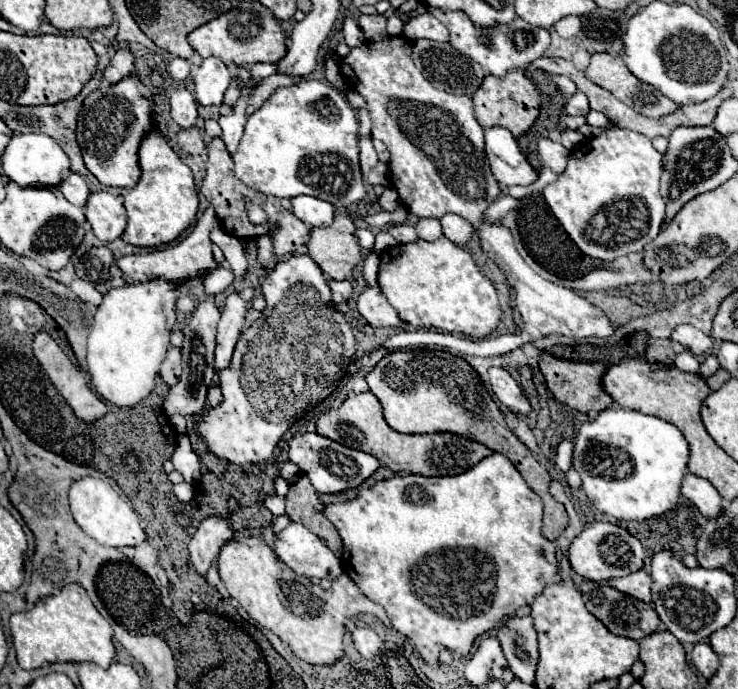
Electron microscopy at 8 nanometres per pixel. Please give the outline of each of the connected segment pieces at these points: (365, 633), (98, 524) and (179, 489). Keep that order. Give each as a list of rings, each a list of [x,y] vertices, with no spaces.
[[[354,627],[352,641],[354,641],[354,647],[358,649],[358,653],[364,653],[364,655],[376,655],[382,645],[378,633],[370,627]]]
[[[84,477],[76,481],[70,487],[70,509],[74,515],[74,521],[80,525],[80,529],[96,539],[100,545],[108,547],[136,547],[142,541],[146,541],[146,533],[140,525],[140,517],[136,511],[126,503],[106,481]]]
[[[178,483],[178,485],[174,485],[172,491],[174,491],[176,499],[182,501],[182,503],[188,503],[192,499],[192,495],[194,495],[194,487],[190,483]]]

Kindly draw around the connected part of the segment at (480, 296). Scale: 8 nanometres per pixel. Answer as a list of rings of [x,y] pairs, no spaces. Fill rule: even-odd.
[[[440,237],[440,241],[434,241],[434,243],[414,241],[414,243],[406,243],[380,253],[378,285],[382,293],[386,295],[386,299],[390,301],[390,305],[398,311],[400,319],[414,327],[436,327],[442,333],[484,339],[496,331],[500,315],[502,315],[498,295],[490,279],[480,273],[480,269],[476,267],[474,259],[470,257],[466,249],[454,245],[446,237]]]

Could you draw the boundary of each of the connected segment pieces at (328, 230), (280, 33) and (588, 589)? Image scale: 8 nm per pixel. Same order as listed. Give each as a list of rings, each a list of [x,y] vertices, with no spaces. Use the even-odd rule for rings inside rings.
[[[336,213],[330,227],[312,229],[306,247],[322,271],[336,281],[348,279],[352,269],[362,261],[356,225],[344,213]]]
[[[260,1],[238,3],[236,9],[222,13],[210,23],[194,29],[188,35],[188,43],[202,57],[218,57],[228,67],[254,65],[254,63],[278,63],[286,55],[286,33],[280,21],[274,17],[270,9],[266,9]]]
[[[584,581],[580,585],[580,593],[584,597],[584,605],[588,607],[588,611],[598,621],[602,621],[606,625],[606,629],[612,631],[614,635],[630,637],[630,639],[638,641],[638,639],[642,639],[646,635],[652,635],[660,627],[660,619],[658,619],[656,611],[650,605],[646,605],[646,603],[642,603],[642,601],[630,597],[630,595],[624,595],[624,593],[612,589],[610,585],[602,585],[602,583],[594,583],[594,581]]]

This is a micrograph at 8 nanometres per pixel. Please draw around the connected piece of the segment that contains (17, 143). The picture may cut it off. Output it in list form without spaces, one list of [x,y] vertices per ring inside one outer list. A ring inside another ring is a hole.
[[[44,133],[14,135],[2,155],[2,171],[22,187],[56,187],[70,175],[70,161],[62,147]]]

